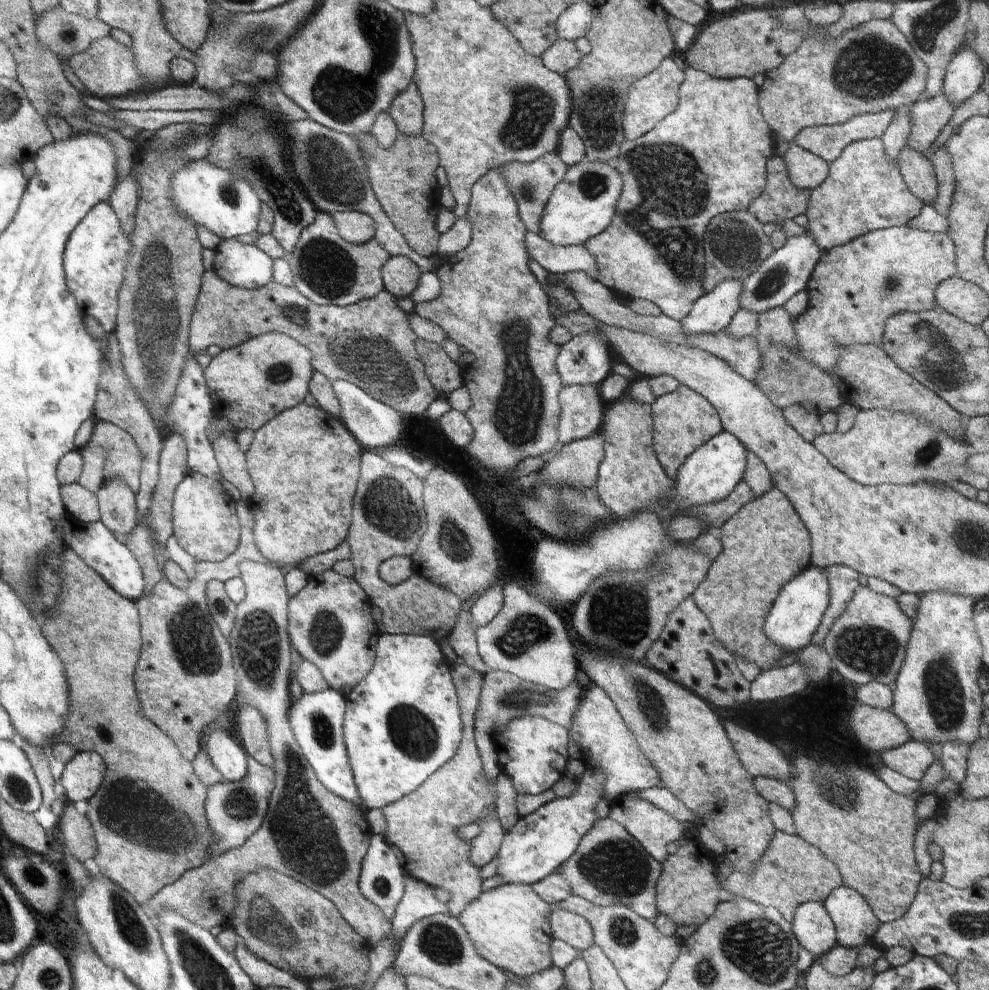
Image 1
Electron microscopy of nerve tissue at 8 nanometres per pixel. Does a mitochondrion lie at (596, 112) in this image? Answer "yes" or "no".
yes

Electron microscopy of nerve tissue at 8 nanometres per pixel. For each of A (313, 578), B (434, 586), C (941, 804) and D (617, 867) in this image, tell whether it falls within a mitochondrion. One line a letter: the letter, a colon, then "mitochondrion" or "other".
A: other
B: other
C: other
D: mitochondrion

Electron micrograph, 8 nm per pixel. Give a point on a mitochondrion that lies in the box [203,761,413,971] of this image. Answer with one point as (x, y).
(264, 921)

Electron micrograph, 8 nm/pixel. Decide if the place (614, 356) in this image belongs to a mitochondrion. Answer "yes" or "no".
no

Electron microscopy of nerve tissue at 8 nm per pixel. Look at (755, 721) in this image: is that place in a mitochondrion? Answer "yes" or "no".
no

